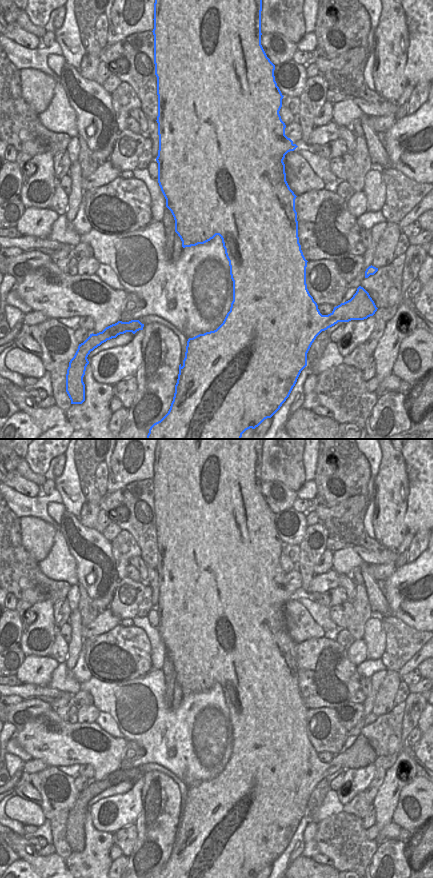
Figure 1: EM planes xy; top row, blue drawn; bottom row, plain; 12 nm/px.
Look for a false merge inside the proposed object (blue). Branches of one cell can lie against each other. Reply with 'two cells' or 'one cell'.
one cell

